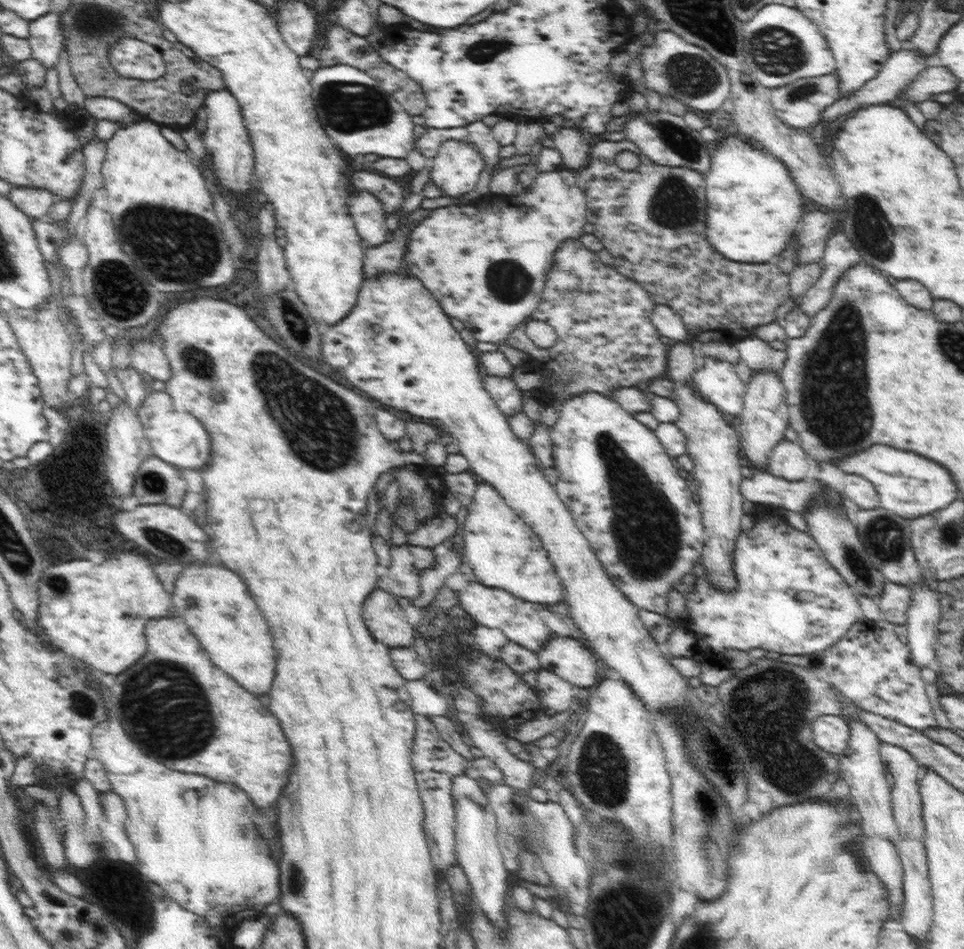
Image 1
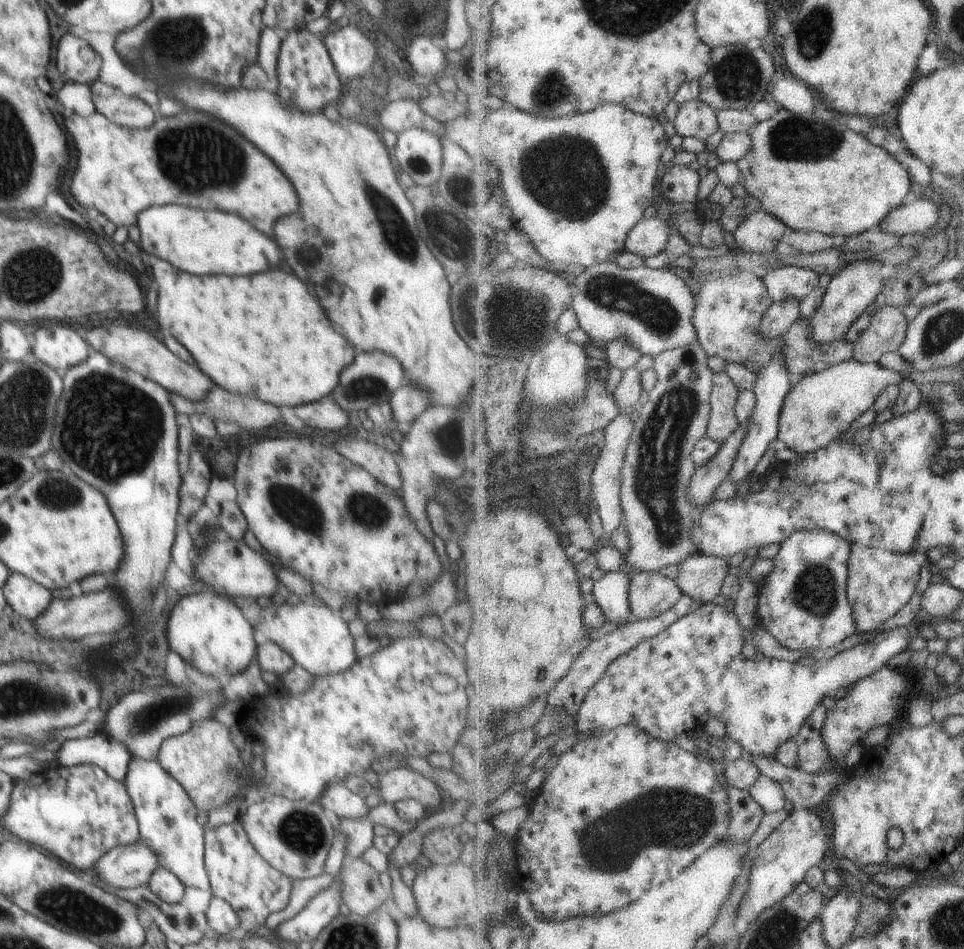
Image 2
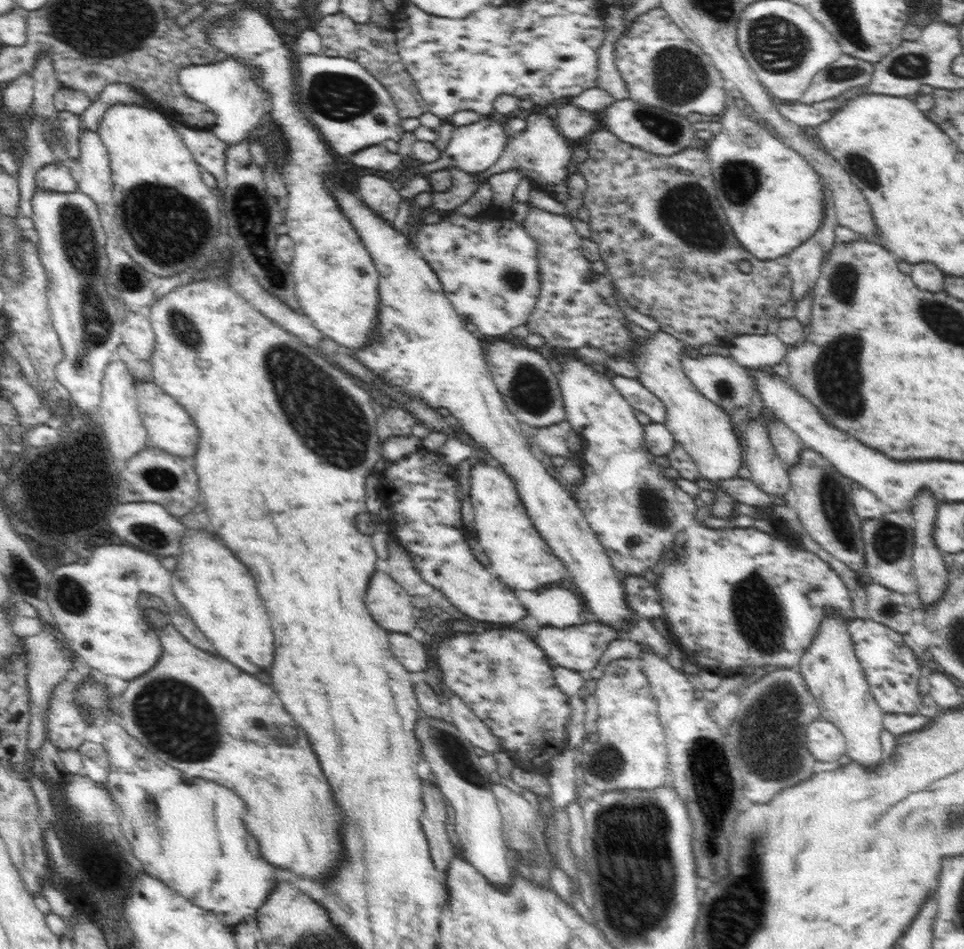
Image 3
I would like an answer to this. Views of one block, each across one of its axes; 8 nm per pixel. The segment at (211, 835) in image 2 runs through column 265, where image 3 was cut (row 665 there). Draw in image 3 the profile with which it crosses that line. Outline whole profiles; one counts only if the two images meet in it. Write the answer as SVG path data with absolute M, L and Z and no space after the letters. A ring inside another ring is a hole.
M852 618L849 622L849 635L854 654L881 711L885 714L918 714L923 703L918 682L927 670L920 665L920 659L914 655L914 651L906 645L902 634L869 618Z

